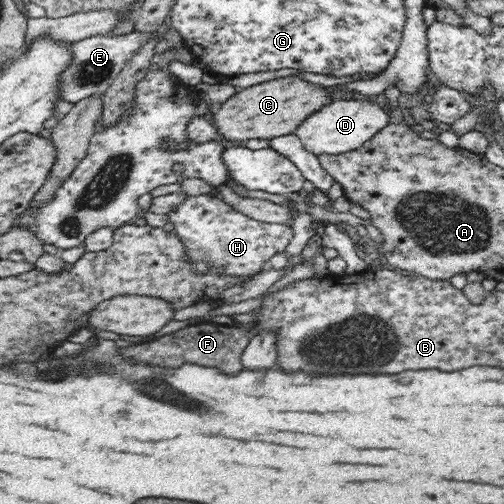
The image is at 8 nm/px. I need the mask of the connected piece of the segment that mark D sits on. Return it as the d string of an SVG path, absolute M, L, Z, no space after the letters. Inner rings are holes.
M339 100L332 101L315 110L295 128L294 133L303 147L317 155L345 153L364 144L381 128L390 123L391 117L382 107L370 101Z

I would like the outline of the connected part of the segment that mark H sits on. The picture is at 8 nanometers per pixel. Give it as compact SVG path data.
M210 195L186 197L174 210L167 214L167 222L174 226L173 233L179 238L183 246L183 258L185 258L185 262L192 265L190 269L194 275L218 275L218 277L230 277L232 279L246 279L257 275L268 266L272 256L286 252L286 246L292 239L293 232L288 224L268 224L267 222L252 220Z

